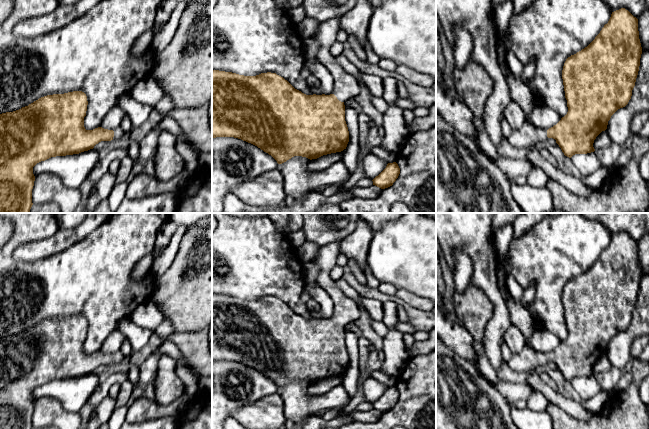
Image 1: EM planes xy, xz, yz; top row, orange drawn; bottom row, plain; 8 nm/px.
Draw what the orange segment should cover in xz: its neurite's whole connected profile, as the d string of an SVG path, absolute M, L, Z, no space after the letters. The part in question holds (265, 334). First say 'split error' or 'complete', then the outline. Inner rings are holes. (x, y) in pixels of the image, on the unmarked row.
split error | M341 241L321 246L313 260L319 267L316 283L328 293L334 303L334 315L330 319L306 319L276 297L267 296L256 300L244 300L212 294L212 362L241 363L271 379L278 388L294 380L312 384L346 373L349 366L349 355L345 345L344 327L349 323L354 323L360 317L361 312L358 304L348 298L329 276L329 270L336 264L336 259L340 254L340 246Z

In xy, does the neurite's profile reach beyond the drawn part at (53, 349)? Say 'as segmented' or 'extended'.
extended

